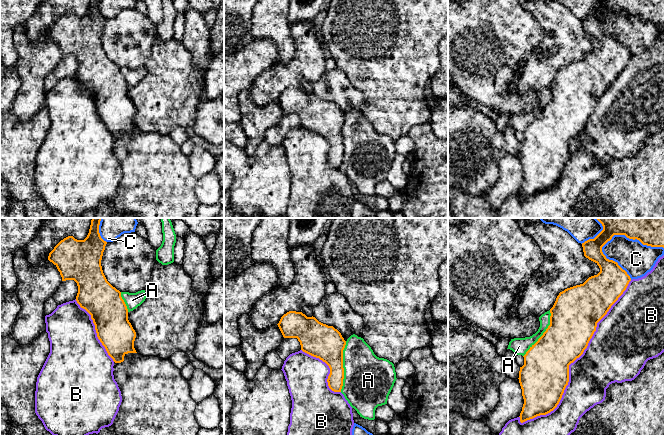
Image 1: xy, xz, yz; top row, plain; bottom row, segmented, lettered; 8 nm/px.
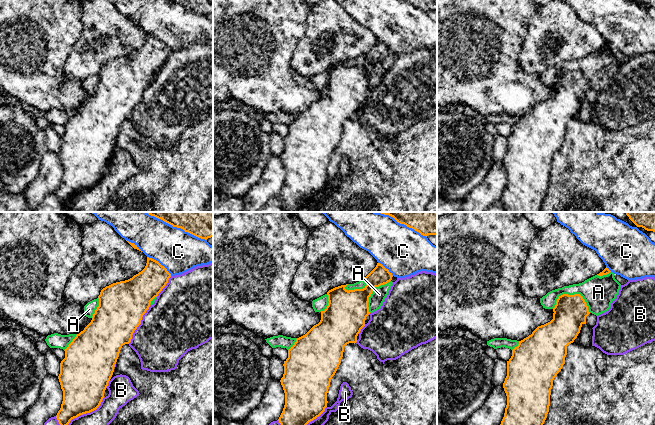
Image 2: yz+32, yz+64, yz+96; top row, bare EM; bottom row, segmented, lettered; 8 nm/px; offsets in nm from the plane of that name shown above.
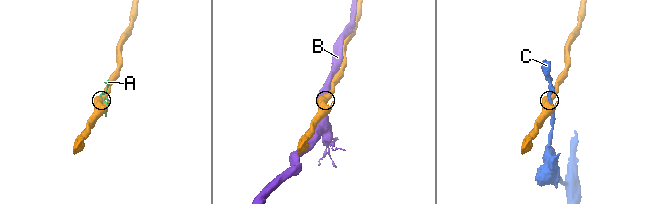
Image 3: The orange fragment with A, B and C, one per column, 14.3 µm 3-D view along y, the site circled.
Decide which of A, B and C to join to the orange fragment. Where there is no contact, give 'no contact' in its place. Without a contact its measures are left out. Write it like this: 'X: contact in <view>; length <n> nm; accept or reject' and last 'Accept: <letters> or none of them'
A: contact in xz; length 420 nm; reject
B: contact in yz; length 1450 nm; reject
C: contact in yz; length 500 nm; reject
Accept: none of them

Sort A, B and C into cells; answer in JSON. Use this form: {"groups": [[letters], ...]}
{"groups": [["A"], ["B"], ["C"]]}

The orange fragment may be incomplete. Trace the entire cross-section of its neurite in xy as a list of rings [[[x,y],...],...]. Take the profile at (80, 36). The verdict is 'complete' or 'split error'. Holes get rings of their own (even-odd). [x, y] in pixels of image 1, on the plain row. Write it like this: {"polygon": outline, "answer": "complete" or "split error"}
{"polygon": [[[91,0],[84,16],[68,12],[61,16],[49,29],[48,36],[60,48],[62,57],[74,56],[78,62],[76,77],[90,91],[95,101],[97,113],[115,139],[124,137],[128,129],[137,129],[134,124],[136,108],[128,96],[128,85],[121,73],[121,68],[106,55],[101,36],[107,20],[99,9],[100,0]]], "answer": "complete"}

